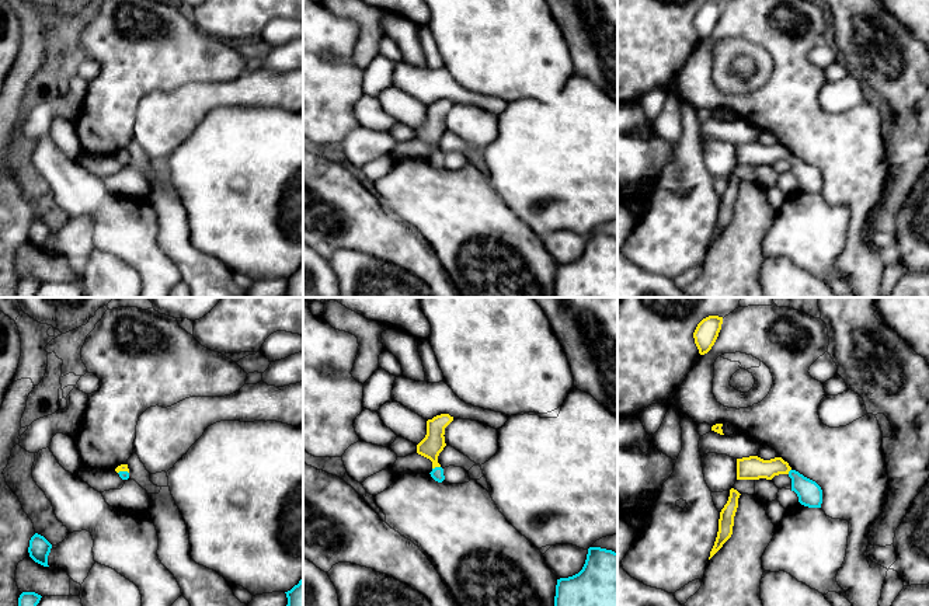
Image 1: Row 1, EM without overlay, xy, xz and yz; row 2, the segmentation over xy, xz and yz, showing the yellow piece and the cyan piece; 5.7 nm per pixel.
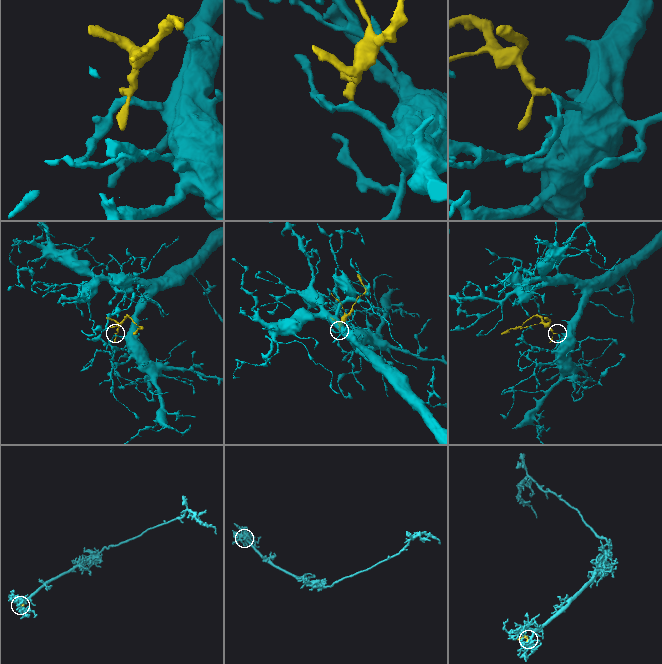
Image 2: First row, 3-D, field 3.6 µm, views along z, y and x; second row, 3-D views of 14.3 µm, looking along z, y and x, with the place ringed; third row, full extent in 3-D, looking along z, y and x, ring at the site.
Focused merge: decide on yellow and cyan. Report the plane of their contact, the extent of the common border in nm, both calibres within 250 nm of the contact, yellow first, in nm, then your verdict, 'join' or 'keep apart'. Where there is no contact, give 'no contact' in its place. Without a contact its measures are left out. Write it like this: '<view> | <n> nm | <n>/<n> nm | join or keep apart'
xz | 50 nm | 130/70 nm | join

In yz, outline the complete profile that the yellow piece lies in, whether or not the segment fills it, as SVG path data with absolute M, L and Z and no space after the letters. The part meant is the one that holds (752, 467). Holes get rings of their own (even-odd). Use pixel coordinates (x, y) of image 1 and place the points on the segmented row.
M758 456L737 459L737 480L772 480L775 476L787 474L791 478L791 491L798 497L798 502L808 508L821 508L821 487L793 470L782 457L763 460Z

